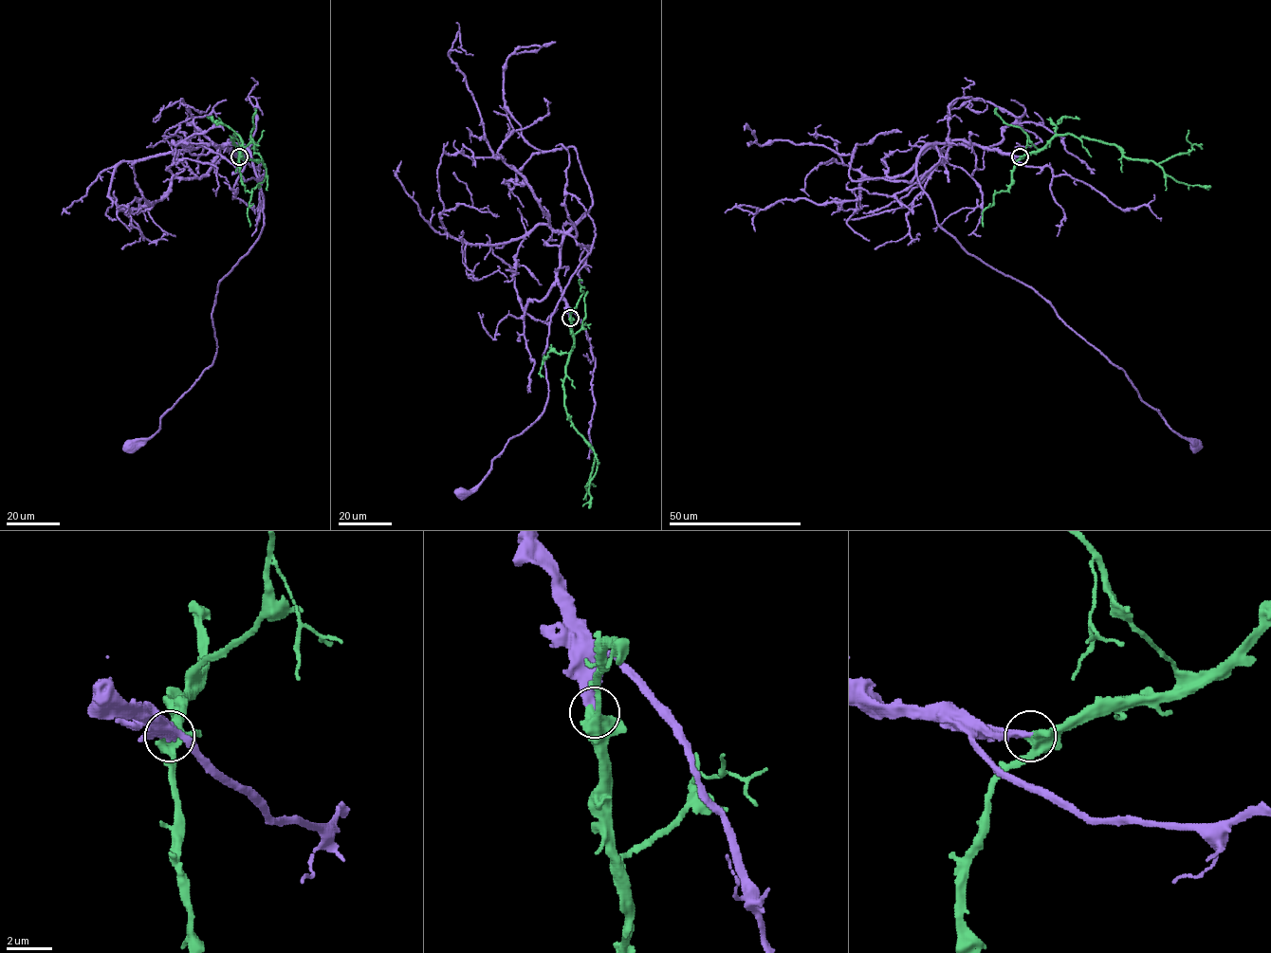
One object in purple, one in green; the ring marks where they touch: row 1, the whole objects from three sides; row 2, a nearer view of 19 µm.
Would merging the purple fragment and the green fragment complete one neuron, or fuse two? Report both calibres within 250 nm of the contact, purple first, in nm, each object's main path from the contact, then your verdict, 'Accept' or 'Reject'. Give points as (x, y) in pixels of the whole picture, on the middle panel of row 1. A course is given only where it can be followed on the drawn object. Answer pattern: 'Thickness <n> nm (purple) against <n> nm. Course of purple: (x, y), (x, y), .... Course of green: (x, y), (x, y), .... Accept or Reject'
Thickness 320 nm (purple) against 550 nm. Course of purple: (570, 317), (557, 277), (560, 248), (586, 214), (591, 251), (549, 323), (543, 411), (463, 490). Course of green: (570, 317), (574, 339), (566, 366), (564, 404), (574, 429), (598, 459), (588, 488), (591, 500), (582, 506). Accept

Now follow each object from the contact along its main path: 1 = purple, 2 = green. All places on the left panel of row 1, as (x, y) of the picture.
1: (238, 156), (229, 140), (251, 155), (263, 198), (259, 238), (218, 284), (212, 363), (160, 428), (131, 447)
2: (238, 156), (242, 140), (234, 134), (232, 142), (238, 155), (260, 160), (266, 169), (263, 181), (251, 190)

